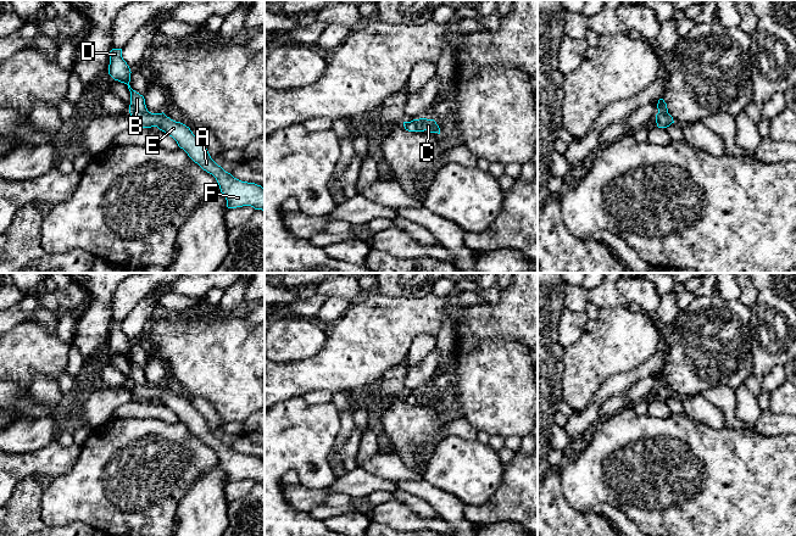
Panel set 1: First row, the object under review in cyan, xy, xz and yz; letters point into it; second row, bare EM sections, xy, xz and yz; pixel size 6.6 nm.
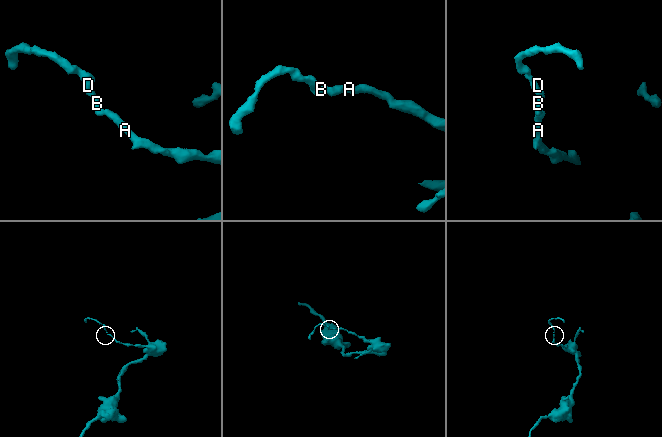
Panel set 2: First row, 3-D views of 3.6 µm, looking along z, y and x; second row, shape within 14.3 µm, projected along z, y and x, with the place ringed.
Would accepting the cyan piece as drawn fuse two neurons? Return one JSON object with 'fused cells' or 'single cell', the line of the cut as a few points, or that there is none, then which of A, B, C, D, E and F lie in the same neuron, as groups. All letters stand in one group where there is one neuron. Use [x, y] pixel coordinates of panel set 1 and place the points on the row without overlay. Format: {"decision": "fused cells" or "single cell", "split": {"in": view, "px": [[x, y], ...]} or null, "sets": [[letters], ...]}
{"decision": "single cell", "split": null, "sets": [["A", "B", "C", "D", "E", "F"]]}

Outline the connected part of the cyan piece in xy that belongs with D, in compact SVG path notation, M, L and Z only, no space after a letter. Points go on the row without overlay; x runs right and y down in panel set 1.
M112 322L108 347L115 353L128 358L130 364L129 386L133 398L137 401L157 400L172 409L195 436L216 451L221 465L226 469L228 481L251 479L255 482L265 484L265 462L255 456L241 454L226 445L211 431L206 419L185 397L171 392L163 385L149 385L144 369L129 358L130 346L129 339L122 330L122 322Z

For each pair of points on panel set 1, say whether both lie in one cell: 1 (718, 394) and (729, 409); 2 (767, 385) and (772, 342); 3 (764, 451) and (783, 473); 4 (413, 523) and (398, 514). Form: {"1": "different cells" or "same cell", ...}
{"1": "same cell", "2": "different cells", "3": "same cell", "4": "same cell"}

